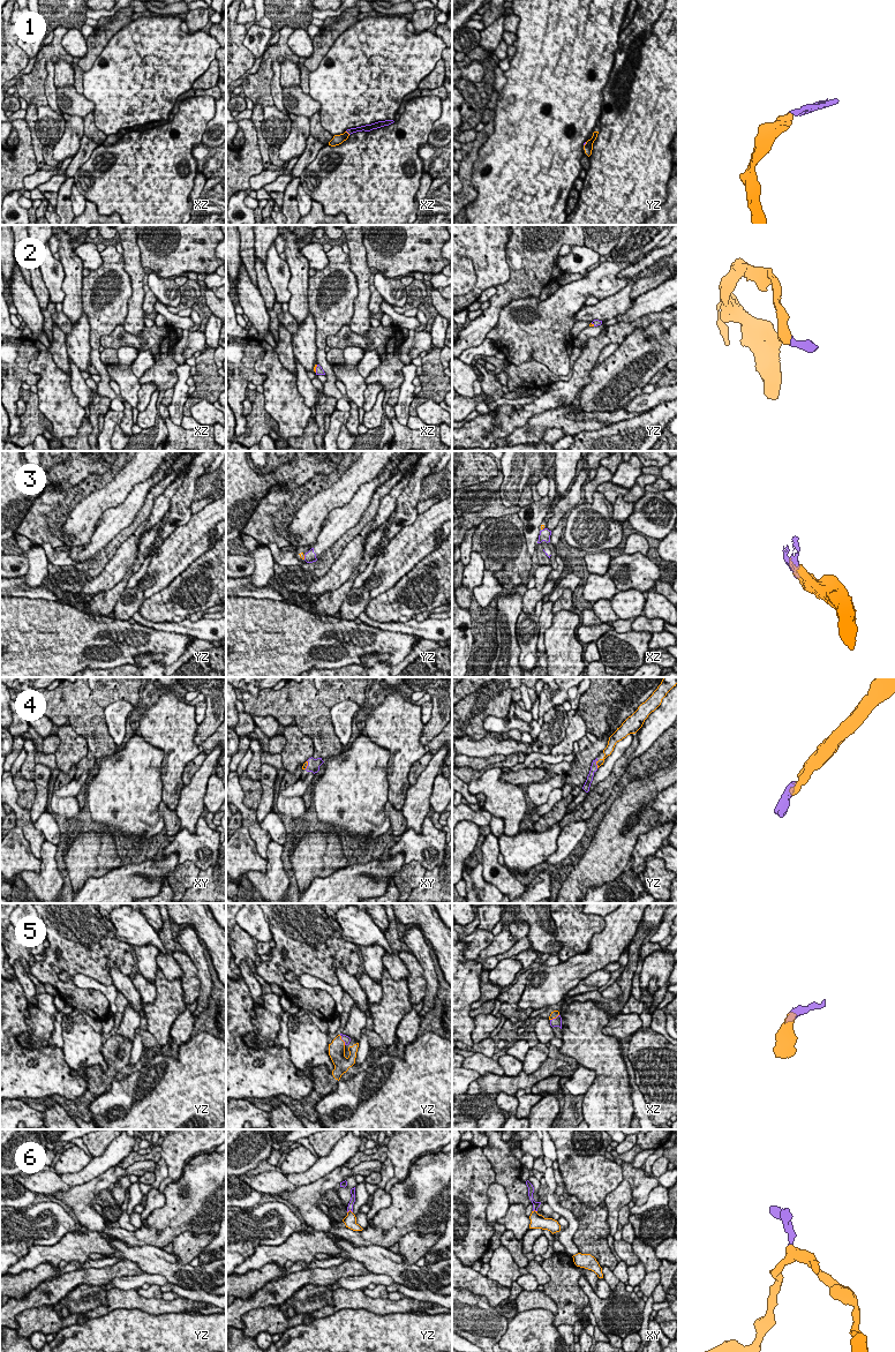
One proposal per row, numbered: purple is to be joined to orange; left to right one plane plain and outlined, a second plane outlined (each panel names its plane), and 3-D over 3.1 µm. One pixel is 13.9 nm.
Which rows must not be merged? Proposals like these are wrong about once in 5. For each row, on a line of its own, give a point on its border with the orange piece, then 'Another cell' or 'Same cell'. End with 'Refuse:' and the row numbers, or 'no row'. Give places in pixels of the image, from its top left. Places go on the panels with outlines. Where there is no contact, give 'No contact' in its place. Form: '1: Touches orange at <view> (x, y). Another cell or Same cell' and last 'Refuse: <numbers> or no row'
1: Touches orange at xz (347, 133). Same cell
2: Touches orange at xz (315, 368). Same cell
3: Touches orange at yz (303, 557). Same cell
4: Touches orange at yz (596, 764). Same cell
5: Touches orange at yz (341, 1039). Same cell
6: Touches orange at yz (350, 1210). Same cell
Refuse: no row

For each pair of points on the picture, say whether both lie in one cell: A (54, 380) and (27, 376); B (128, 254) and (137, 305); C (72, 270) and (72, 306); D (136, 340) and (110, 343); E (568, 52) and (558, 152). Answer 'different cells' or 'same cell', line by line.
A: different cells
B: same cell
C: same cell
D: same cell
E: same cell

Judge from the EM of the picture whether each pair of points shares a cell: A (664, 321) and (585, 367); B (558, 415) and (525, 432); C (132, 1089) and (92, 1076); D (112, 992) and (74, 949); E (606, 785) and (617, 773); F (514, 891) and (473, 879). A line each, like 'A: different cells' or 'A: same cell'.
A: same cell
B: same cell
C: different cells
D: different cells
E: same cell
F: different cells

